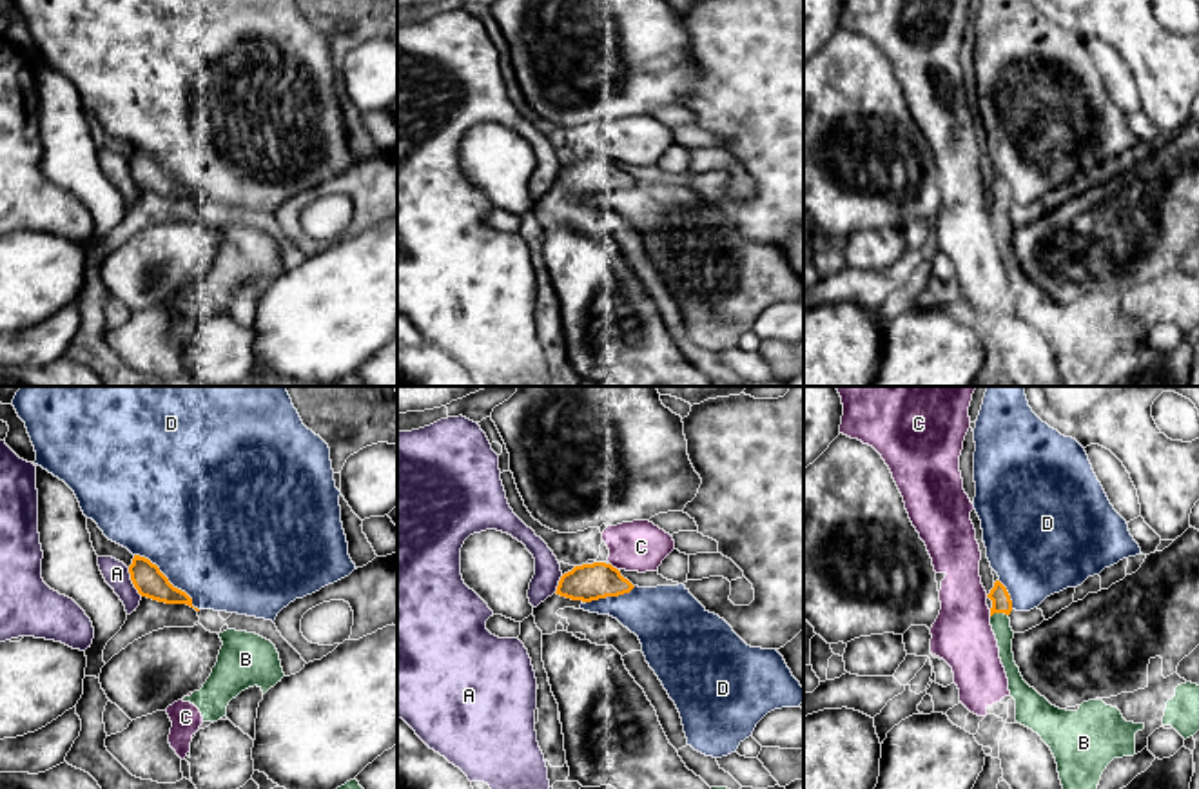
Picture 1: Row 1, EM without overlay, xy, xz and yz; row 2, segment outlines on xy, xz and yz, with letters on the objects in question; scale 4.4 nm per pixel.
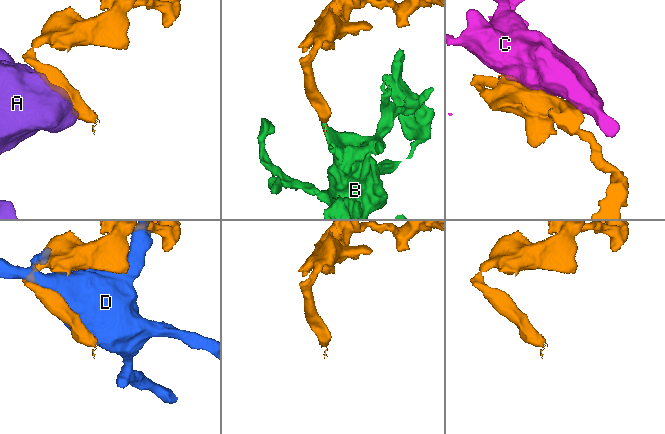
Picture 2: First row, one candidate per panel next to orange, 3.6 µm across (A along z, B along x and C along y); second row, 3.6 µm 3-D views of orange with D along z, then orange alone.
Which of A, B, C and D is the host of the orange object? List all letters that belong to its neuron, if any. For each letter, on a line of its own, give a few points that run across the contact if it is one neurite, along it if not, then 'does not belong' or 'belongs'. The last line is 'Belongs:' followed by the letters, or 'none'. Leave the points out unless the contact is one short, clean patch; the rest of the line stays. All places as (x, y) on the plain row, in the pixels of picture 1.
A: does not belong
B: belongs
C: does not belong
D: does not belong
Belongs: B

